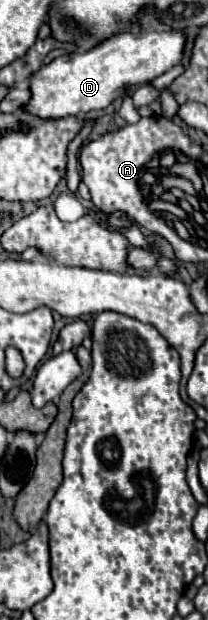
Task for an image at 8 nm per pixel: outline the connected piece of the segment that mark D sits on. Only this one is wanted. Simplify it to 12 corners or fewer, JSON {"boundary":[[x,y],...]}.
{"boundary":[[180,31],[122,33],[42,65],[22,107],[106,109],[182,59]]}

